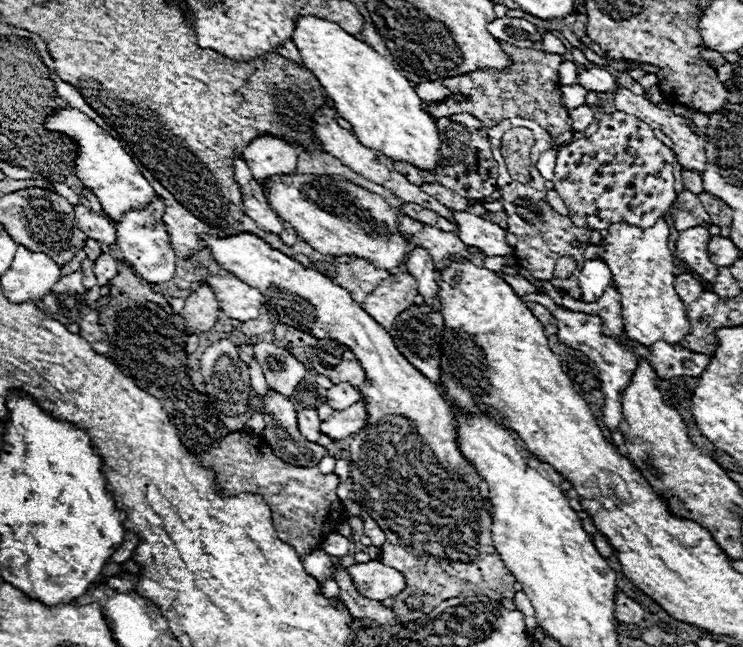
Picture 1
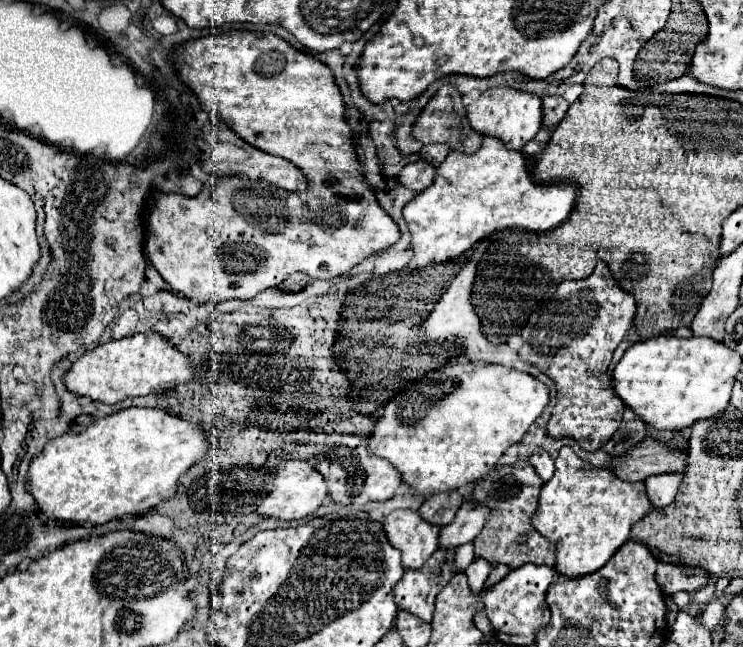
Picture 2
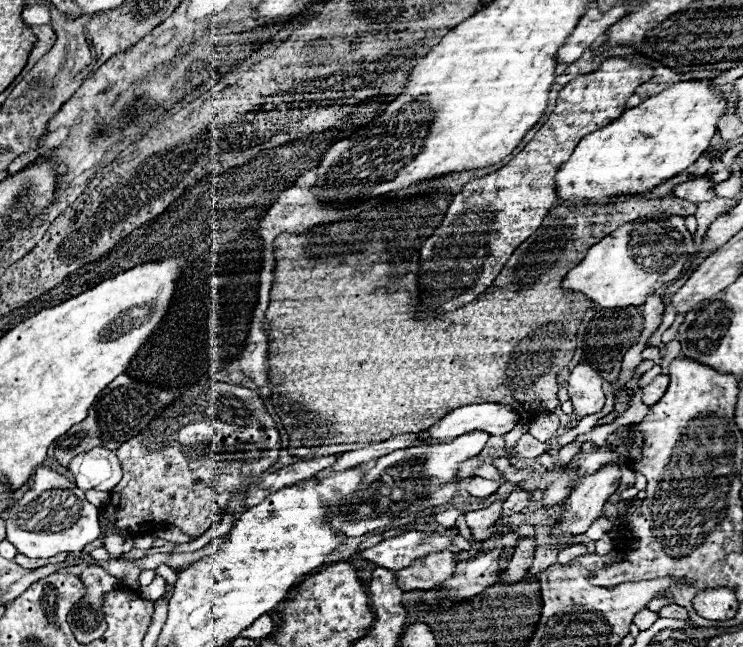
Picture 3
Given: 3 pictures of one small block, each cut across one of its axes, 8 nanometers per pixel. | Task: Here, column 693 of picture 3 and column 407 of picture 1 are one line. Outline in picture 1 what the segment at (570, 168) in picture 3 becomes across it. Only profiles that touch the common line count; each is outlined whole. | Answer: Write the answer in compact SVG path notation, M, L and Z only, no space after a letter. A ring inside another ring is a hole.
M300 16L292 42L300 50L304 66L318 78L334 100L338 114L352 124L362 146L386 154L390 160L412 164L418 170L436 172L442 162L436 120L424 110L414 84L408 82L384 56L366 42L350 36L338 24L314 16Z

